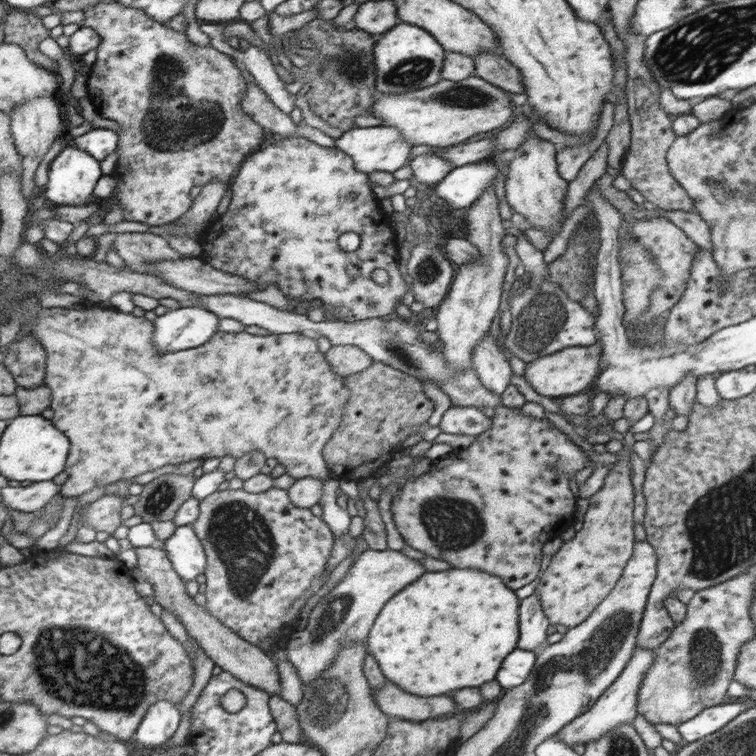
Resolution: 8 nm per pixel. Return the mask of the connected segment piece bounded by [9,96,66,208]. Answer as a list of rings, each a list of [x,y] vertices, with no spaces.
[[[35,97],[21,105],[17,105],[9,112],[11,118],[11,134],[15,138],[15,148],[23,156],[23,178],[21,178],[21,194],[25,194],[27,202],[32,206],[32,197],[35,194],[35,174],[44,157],[48,155],[57,137],[66,130],[62,108],[53,97]]]

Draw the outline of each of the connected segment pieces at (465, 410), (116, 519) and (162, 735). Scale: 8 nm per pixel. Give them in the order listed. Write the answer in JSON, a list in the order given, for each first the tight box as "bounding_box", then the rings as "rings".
[{"bounding_box":[439,406,489,435],"rings":[[[450,406],[443,413],[439,424],[440,432],[445,434],[478,435],[489,428],[489,417],[471,406]]]},{"bounding_box":[82,496,124,535],"rings":[[[119,496],[99,497],[94,503],[87,506],[82,514],[85,525],[95,531],[112,535],[121,526],[121,508],[124,501]]]},{"bounding_box":[136,701,181,748],"rings":[[[155,701],[141,721],[136,732],[136,740],[150,748],[162,744],[177,728],[179,718],[181,718],[179,710],[173,706],[171,701]]]}]

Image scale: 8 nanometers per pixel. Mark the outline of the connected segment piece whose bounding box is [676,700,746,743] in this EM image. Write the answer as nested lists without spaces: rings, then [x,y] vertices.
[[[731,700],[729,704],[717,704],[705,708],[692,719],[676,726],[679,736],[682,738],[682,743],[699,740],[719,730],[719,728],[723,728],[725,724],[731,722],[735,716],[745,709],[745,704],[741,704],[741,700]]]

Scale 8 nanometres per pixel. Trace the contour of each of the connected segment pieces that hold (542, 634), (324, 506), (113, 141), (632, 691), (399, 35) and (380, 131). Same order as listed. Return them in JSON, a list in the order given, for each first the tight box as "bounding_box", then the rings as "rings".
[{"bounding_box":[520,594,550,650],"rings":[[[531,594],[522,599],[520,604],[520,642],[521,650],[535,650],[547,640],[547,627],[550,623],[542,612],[540,600]]]},{"bounding_box":[317,479,350,538],"rings":[[[329,479],[322,484],[322,494],[317,502],[323,511],[321,521],[329,526],[333,532],[333,538],[339,538],[341,533],[348,532],[350,518],[346,510],[342,510],[336,504],[336,496],[339,492],[337,479]]]},{"bounding_box":[74,128,120,162],"rings":[[[95,128],[74,138],[74,145],[79,151],[91,154],[98,162],[118,152],[120,133],[107,128]]]},{"bounding_box":[557,646,653,748],"rings":[[[636,646],[632,653],[632,658],[628,664],[625,664],[624,670],[620,676],[600,695],[600,698],[593,703],[589,710],[576,716],[571,723],[563,727],[563,730],[557,732],[557,740],[573,748],[575,744],[585,744],[593,742],[607,730],[615,728],[621,724],[630,724],[636,718],[637,689],[641,686],[641,679],[645,676],[645,671],[649,670],[649,665],[653,661],[653,649],[639,648]]]},{"bounding_box":[372,24,444,94],"rings":[[[397,24],[383,33],[372,49],[378,93],[401,94],[440,83],[444,50],[427,32],[409,24]]]},{"bounding_box":[333,125,412,174],"rings":[[[378,125],[365,128],[349,128],[333,140],[335,149],[352,158],[352,164],[357,172],[371,174],[371,172],[395,172],[397,168],[401,168],[405,164],[412,146],[400,137],[401,132],[397,128]]]}]

